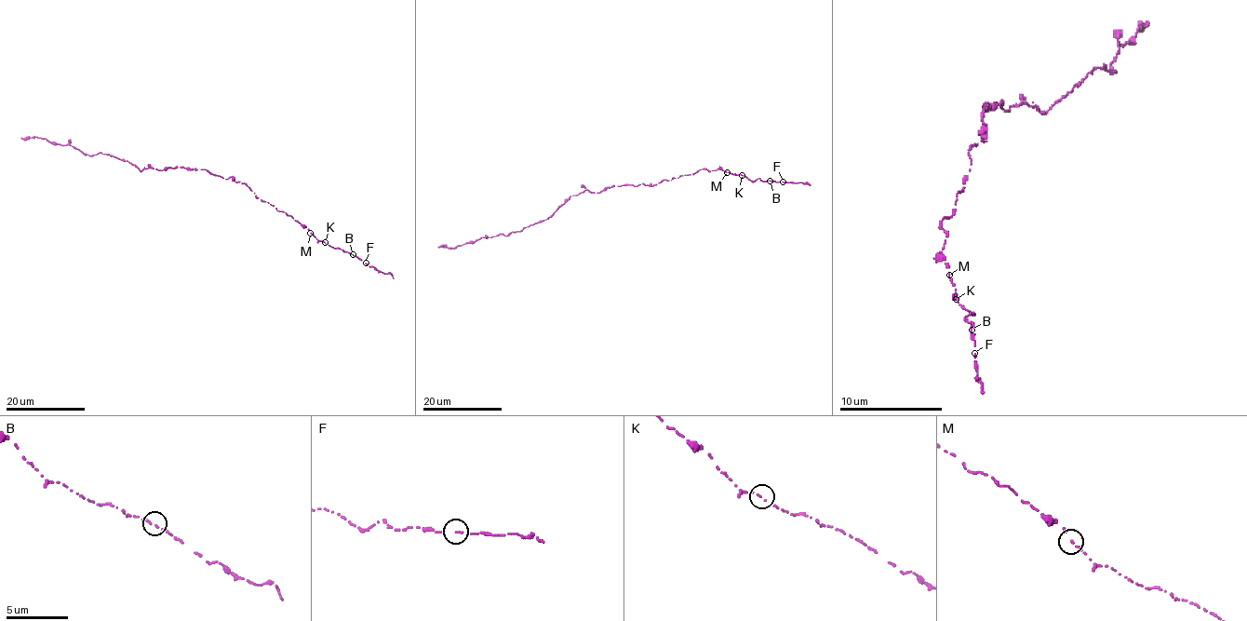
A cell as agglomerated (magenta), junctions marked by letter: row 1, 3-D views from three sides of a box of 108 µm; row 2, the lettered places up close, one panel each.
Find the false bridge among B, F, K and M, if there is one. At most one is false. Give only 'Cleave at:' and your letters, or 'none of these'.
Cleave at: none of these

